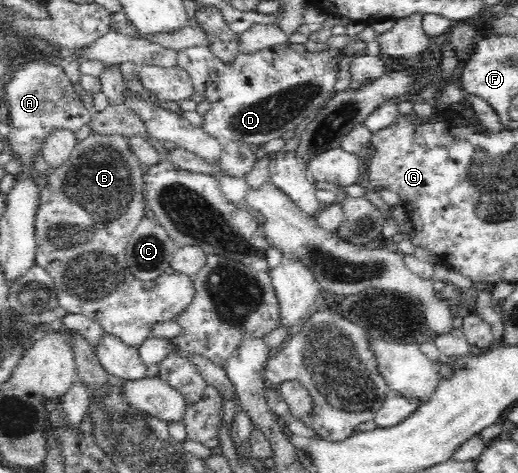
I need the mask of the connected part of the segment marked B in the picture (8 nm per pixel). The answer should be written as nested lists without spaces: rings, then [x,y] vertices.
[[[92,131],[92,133],[79,141],[75,148],[69,154],[69,157],[58,166],[50,166],[45,173],[41,173],[41,179],[43,183],[36,185],[38,187],[39,207],[37,207],[37,213],[35,213],[34,221],[34,253],[36,254],[36,263],[45,268],[54,283],[54,293],[59,300],[59,305],[66,309],[68,313],[77,313],[85,315],[85,317],[91,318],[94,322],[97,322],[105,332],[115,335],[128,345],[139,348],[142,343],[151,337],[151,331],[161,323],[175,320],[177,315],[183,313],[195,299],[197,290],[195,290],[195,284],[193,279],[183,275],[179,272],[174,274],[163,274],[157,279],[157,283],[154,285],[151,291],[145,291],[143,287],[143,281],[136,278],[131,270],[128,269],[125,263],[125,247],[131,237],[131,234],[135,230],[138,223],[145,217],[147,208],[144,203],[144,193],[142,187],[144,185],[144,174],[141,169],[142,163],[132,149],[132,137],[126,137],[125,135],[105,135],[99,131]]]

